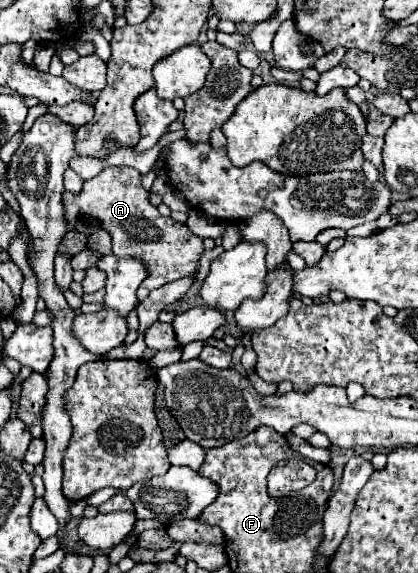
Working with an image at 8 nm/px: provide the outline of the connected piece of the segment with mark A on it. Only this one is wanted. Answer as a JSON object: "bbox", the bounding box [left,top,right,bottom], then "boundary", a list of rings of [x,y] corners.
{"bbox":[63,167,205,301],"boundary":[[[107,167],[91,181],[85,181],[83,191],[79,195],[65,191],[63,201],[65,201],[67,221],[71,229],[75,229],[75,223],[79,221],[81,215],[91,213],[99,219],[101,227],[111,233],[115,255],[119,257],[135,255],[147,263],[149,277],[137,289],[139,301],[143,301],[153,289],[165,283],[197,275],[199,259],[205,251],[203,239],[197,235],[191,235],[191,231],[187,231],[187,225],[177,223],[171,217],[163,217],[157,211],[157,207],[149,203],[149,191],[143,189],[141,173],[137,169]]]}

